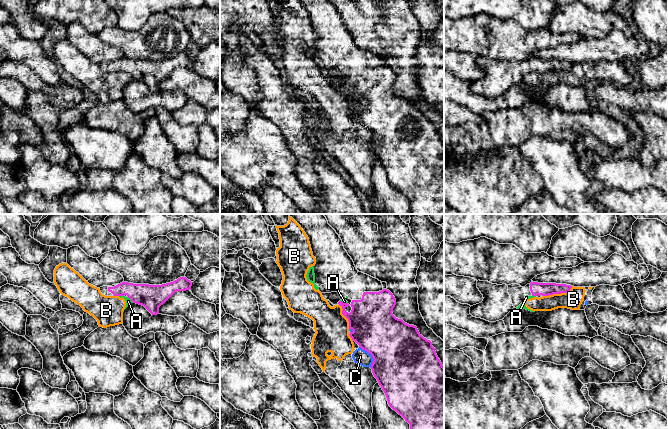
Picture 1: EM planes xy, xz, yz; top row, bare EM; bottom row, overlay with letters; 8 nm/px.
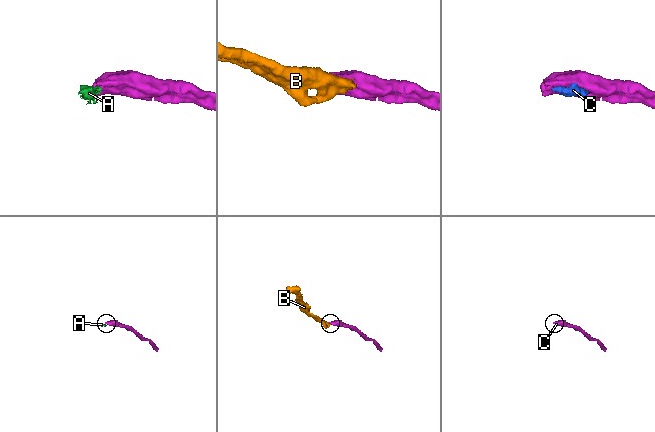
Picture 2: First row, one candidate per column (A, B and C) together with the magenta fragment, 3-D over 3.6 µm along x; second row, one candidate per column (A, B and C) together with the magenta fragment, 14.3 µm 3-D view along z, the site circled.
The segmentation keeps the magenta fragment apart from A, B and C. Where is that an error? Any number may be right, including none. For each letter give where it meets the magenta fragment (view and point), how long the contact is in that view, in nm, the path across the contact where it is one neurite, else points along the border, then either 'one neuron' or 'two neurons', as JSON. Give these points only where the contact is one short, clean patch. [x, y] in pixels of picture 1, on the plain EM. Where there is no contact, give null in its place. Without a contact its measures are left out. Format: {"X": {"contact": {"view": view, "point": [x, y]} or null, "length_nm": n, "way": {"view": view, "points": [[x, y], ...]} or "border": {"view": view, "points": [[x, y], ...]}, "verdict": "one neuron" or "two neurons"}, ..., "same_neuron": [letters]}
{"A": {"contact": {"view": "xy", "point": [130, 74]}, "length_nm": 70, "border": {"view": "xy", "points": [[127, 73], [133, 78]]}, "verdict": "two neurons"}, "B": {"contact": {"view": "yz", "point": [558, 69]}, "length_nm": 260, "border": {"view": "yz", "points": [[572, 62], [567, 68], [543, 72]]}, "verdict": "two neurons"}, "C": {"contact": {"view": "xz", "point": [371, 130]}, "length_nm": 200, "verdict": "two neurons"}, "same_neuron": []}

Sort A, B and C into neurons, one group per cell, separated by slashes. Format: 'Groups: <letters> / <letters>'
Groups: A B C

